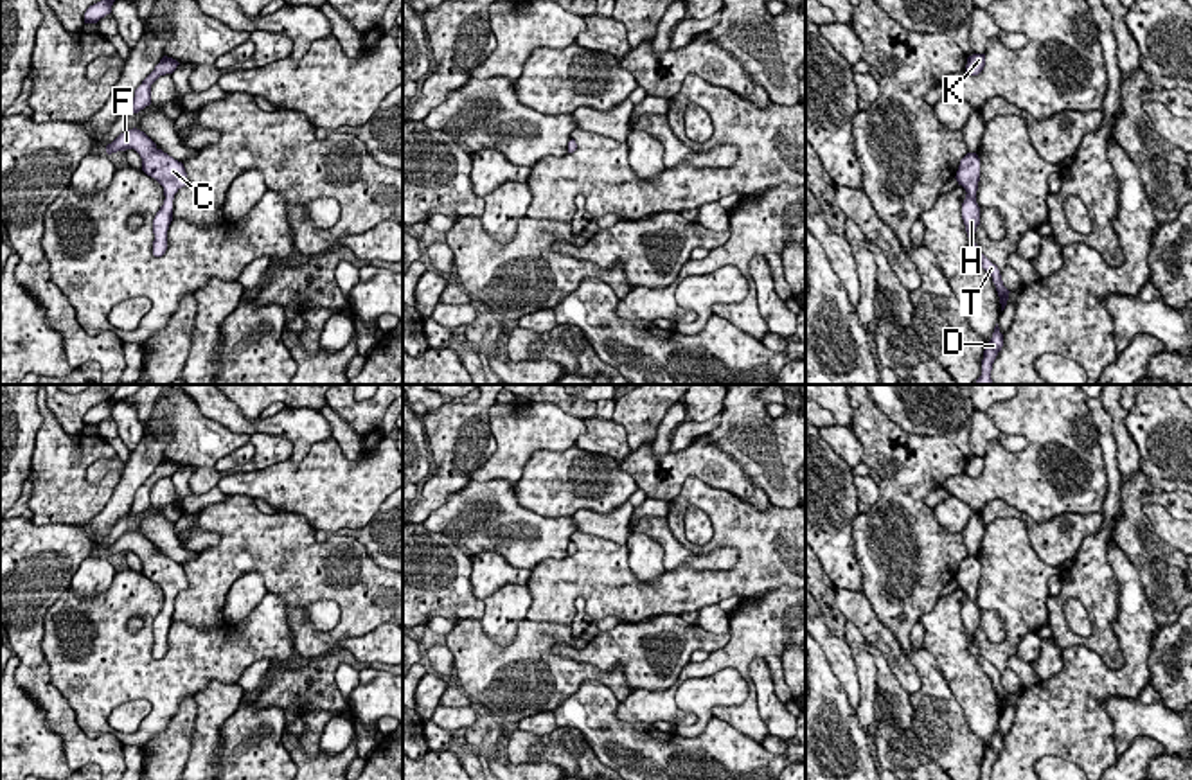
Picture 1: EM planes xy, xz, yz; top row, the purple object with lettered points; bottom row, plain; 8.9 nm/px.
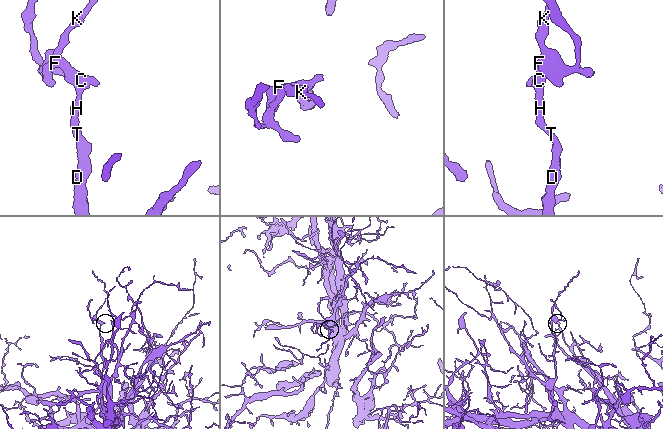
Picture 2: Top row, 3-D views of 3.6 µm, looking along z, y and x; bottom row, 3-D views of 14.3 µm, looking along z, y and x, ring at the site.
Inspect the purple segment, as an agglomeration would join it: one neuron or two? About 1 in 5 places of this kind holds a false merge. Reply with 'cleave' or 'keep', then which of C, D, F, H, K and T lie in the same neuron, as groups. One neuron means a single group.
keep | C D F H K T

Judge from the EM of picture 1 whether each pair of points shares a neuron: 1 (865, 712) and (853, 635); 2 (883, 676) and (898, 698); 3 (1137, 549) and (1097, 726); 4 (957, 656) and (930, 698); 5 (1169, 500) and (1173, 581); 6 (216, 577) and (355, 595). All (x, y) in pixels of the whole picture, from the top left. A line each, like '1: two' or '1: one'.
1: one
2: one
3: two
4: two
5: one
6: one

